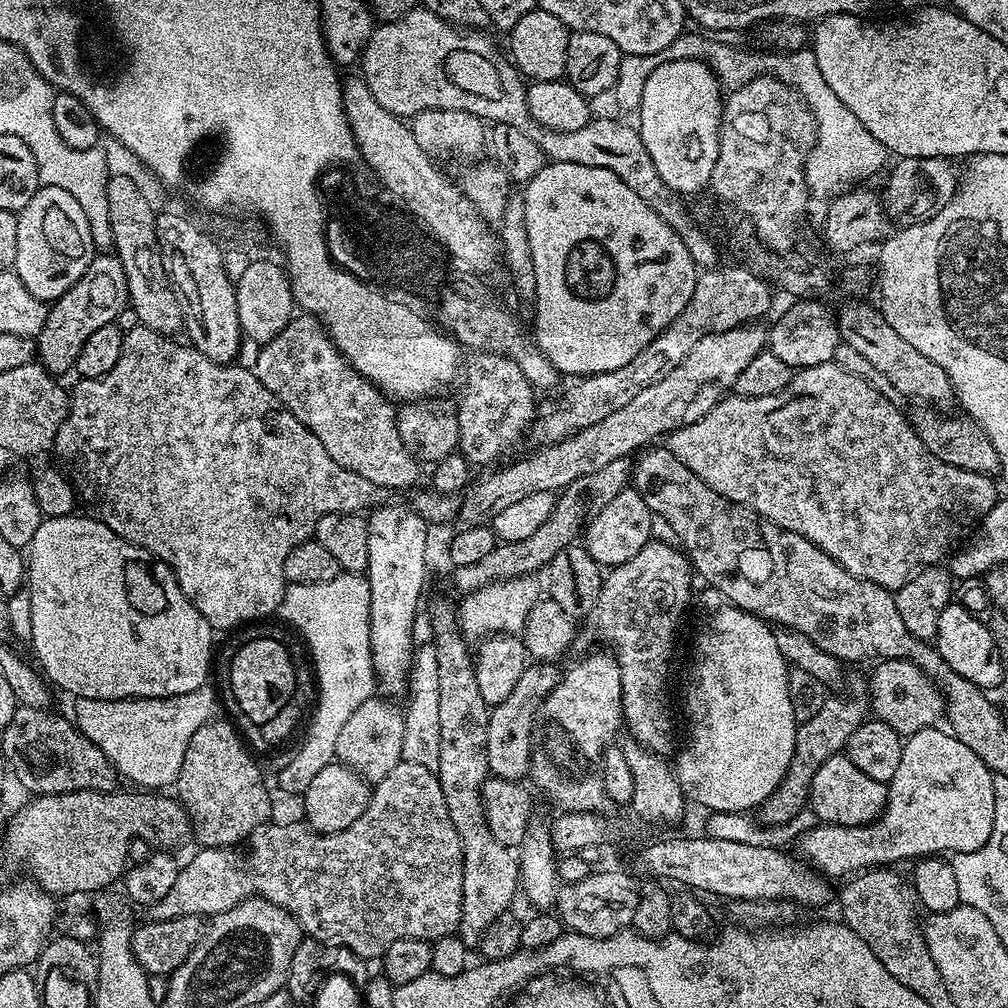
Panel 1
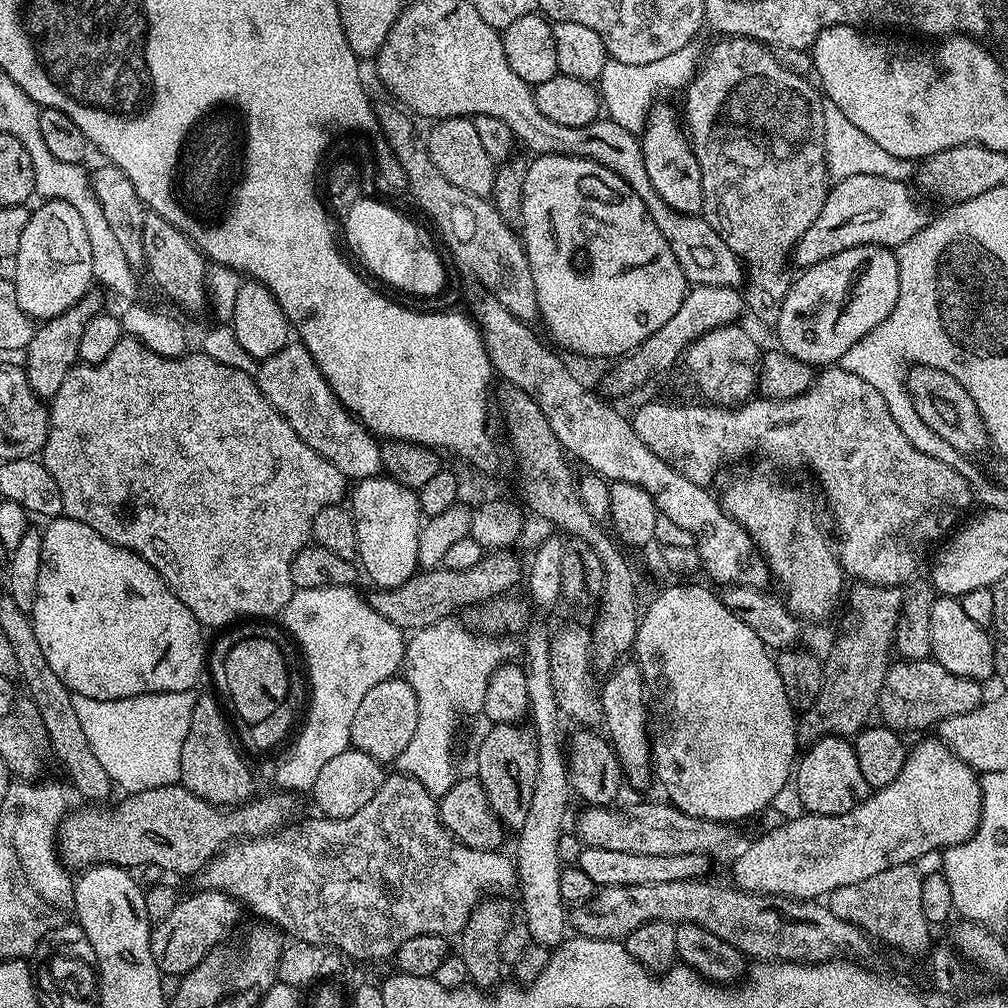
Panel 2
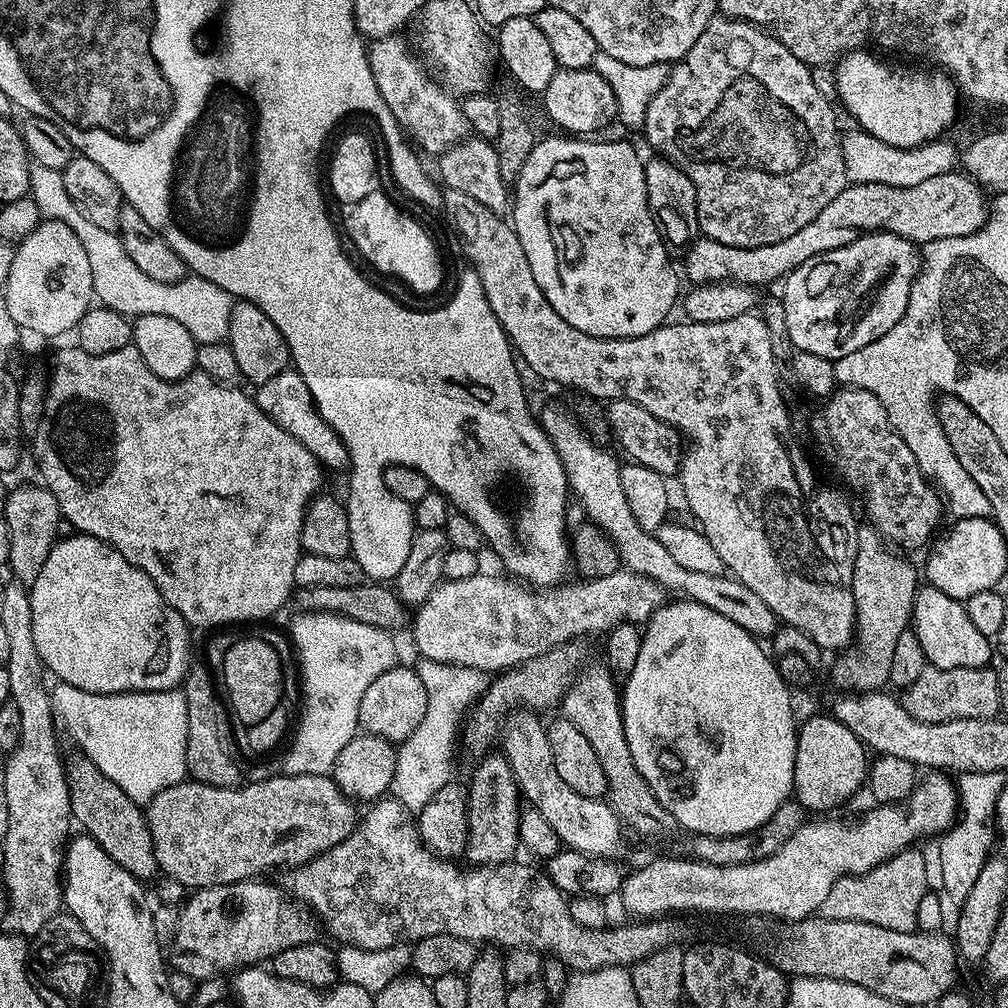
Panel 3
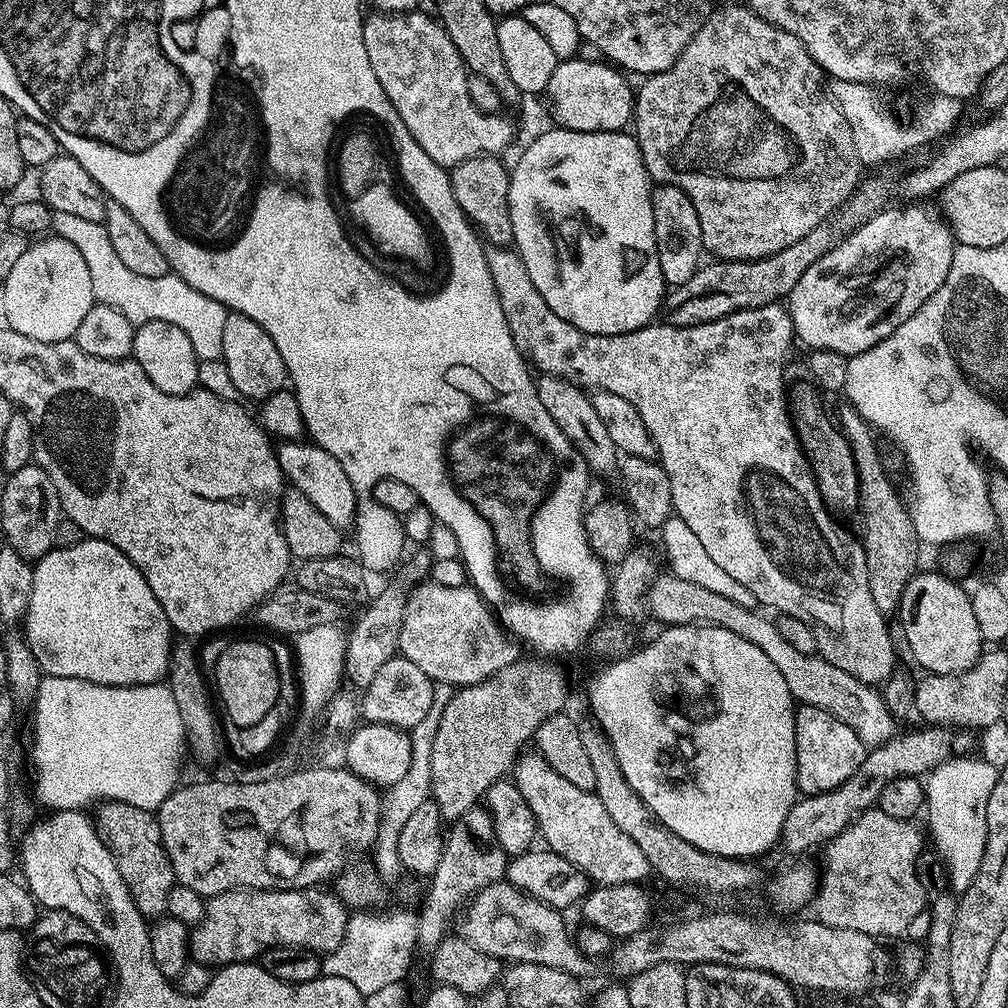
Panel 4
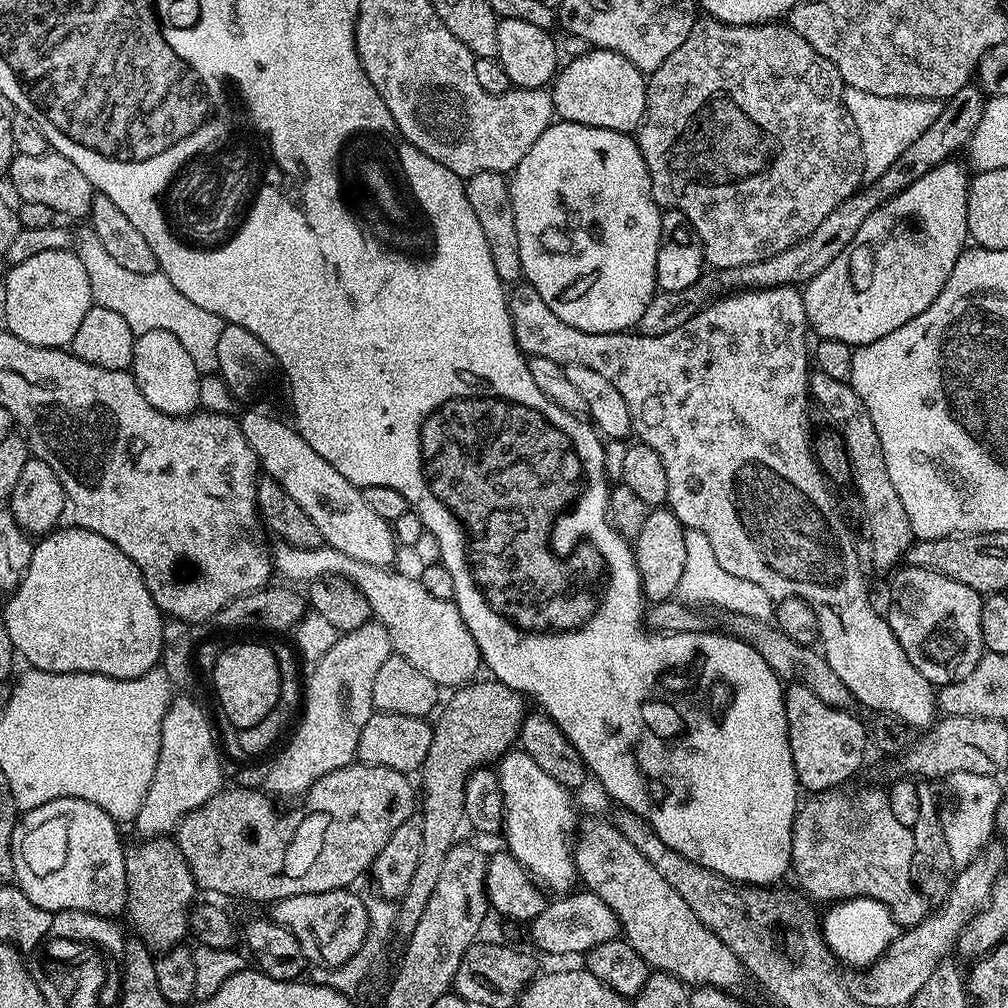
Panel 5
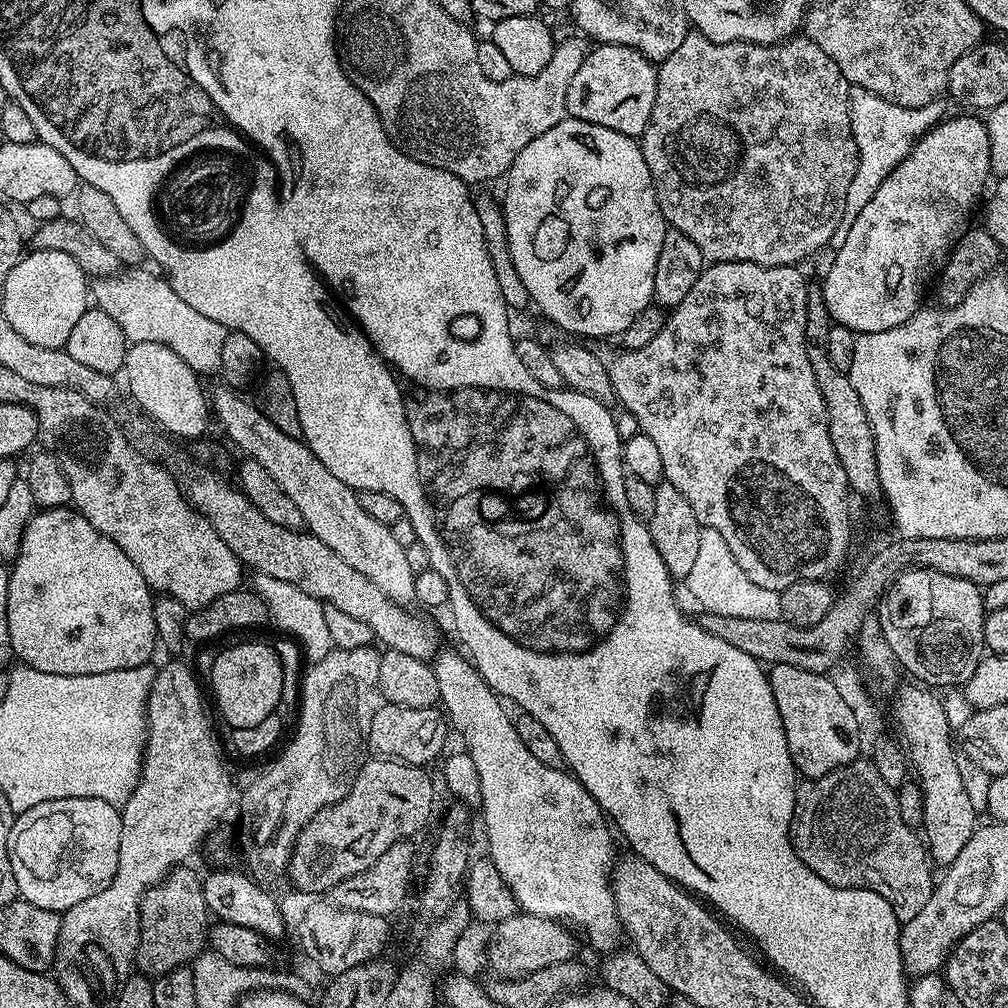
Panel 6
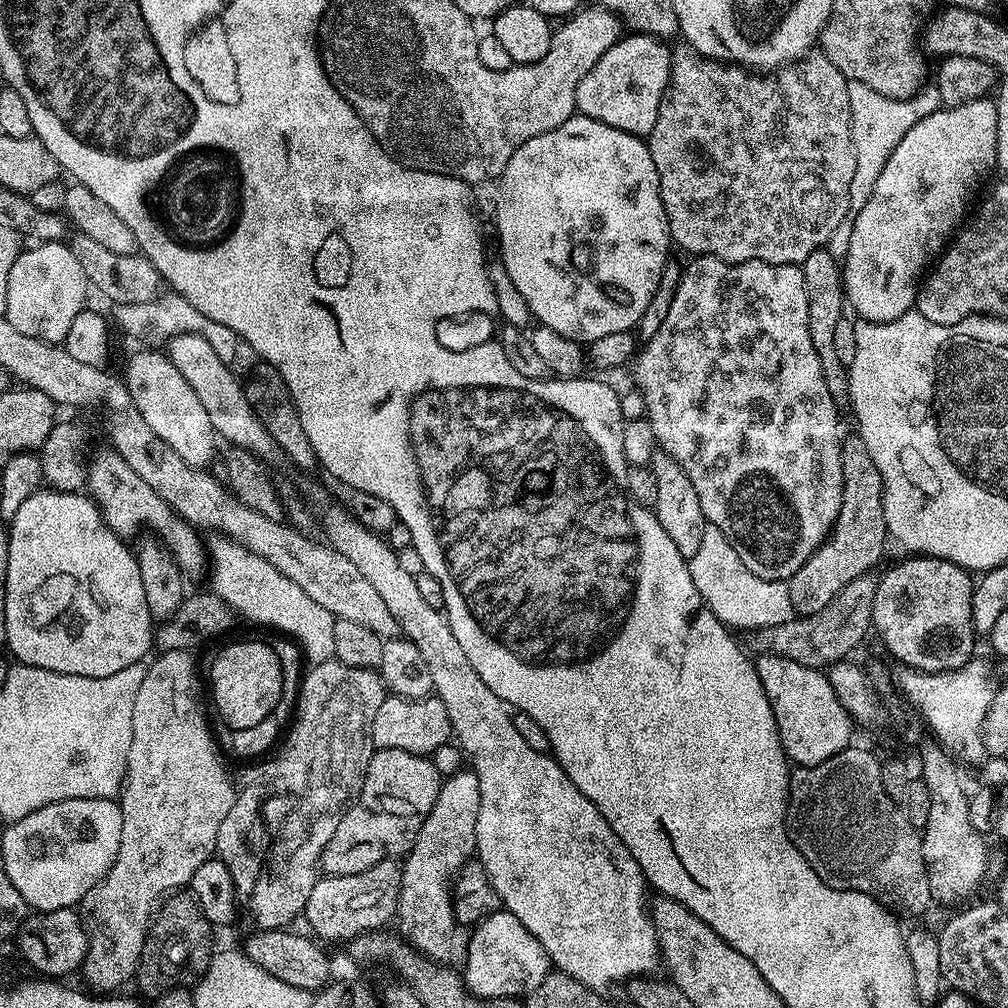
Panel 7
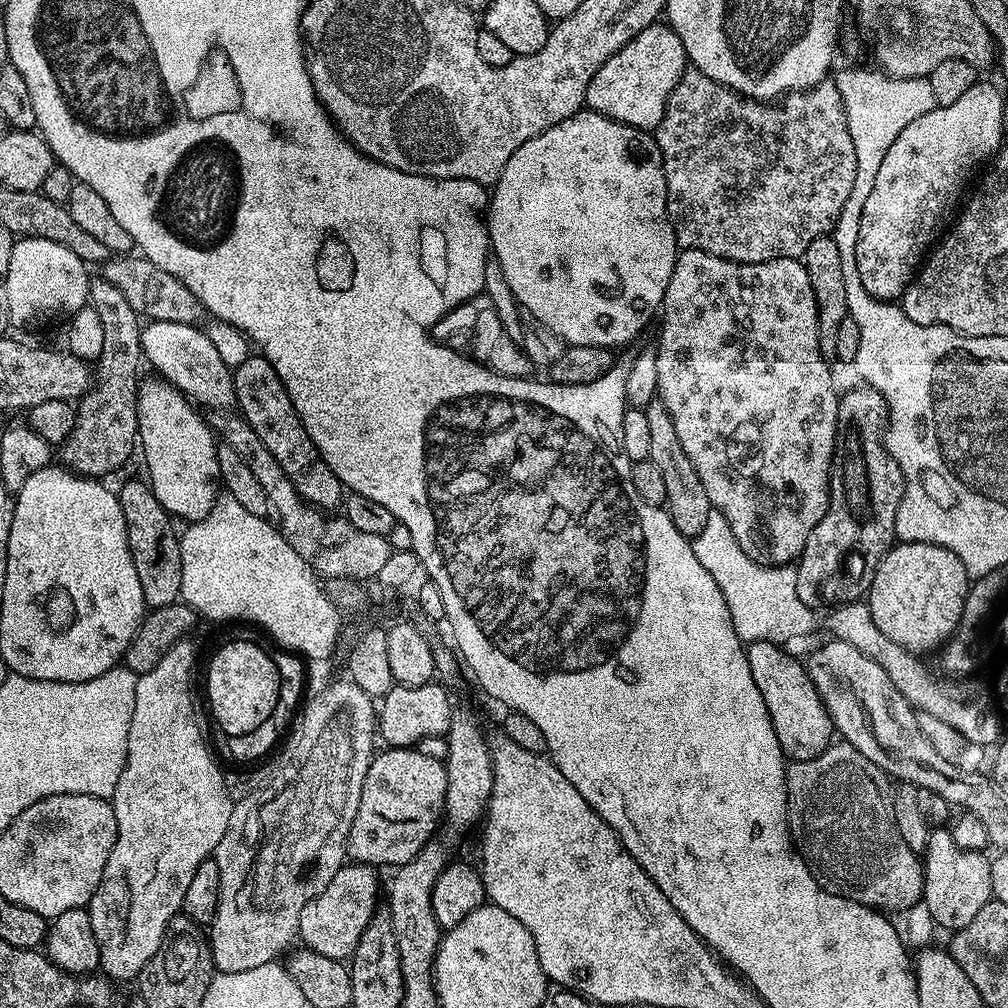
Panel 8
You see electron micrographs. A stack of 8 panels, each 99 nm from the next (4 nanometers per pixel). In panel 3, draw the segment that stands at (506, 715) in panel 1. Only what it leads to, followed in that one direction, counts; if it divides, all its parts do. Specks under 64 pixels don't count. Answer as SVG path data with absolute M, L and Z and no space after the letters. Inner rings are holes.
M488 754L472 772L472 784L468 789L468 841L464 846L463 859L469 865L506 864L517 859L516 852L520 848L520 814L522 797L520 787L516 785L514 774L510 770L510 762L502 754Z

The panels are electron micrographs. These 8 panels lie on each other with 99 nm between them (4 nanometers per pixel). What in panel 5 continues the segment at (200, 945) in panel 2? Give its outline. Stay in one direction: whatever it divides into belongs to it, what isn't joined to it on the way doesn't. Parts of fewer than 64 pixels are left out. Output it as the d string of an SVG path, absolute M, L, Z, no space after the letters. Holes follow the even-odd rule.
M348 888L318 894L298 894L271 905L271 919L282 925L304 948L305 961L335 969L358 954L367 940L369 929L365 897L355 896Z

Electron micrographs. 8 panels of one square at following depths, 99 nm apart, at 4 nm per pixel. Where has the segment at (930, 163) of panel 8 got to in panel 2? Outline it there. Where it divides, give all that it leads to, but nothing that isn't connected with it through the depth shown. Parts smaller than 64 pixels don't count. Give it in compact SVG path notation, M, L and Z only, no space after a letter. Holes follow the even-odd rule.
M877 244L842 250L842 254L834 254L834 258L826 258L826 262L805 268L799 275L797 280L795 277L789 283L788 293L782 302L782 314L778 314L774 332L780 339L779 351L813 366L835 365L842 354L854 346L854 342L886 319L898 302L898 258L893 249Z

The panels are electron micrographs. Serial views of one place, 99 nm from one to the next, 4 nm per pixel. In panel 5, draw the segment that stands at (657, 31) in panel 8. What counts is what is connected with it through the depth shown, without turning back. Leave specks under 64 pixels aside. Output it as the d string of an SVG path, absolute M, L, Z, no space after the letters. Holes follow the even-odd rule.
M593 48L592 52L583 54L582 57L569 59L564 65L557 71L550 85L552 101L556 107L555 115L561 121L629 134L635 133L639 129L640 124L644 121L648 82L645 73L640 72L638 66L634 66L634 62L630 62L630 58L622 58L622 54L605 48Z

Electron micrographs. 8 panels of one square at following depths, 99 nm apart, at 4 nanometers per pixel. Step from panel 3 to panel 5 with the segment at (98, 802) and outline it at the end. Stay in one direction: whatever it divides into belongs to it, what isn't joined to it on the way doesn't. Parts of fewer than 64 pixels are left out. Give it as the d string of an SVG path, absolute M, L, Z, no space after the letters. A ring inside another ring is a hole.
M152 838L140 843L144 844L124 849L128 891L126 916L132 919L136 927L135 935L148 947L148 951L159 954L185 943L189 935L189 912L194 907L198 889L190 866L186 858L182 858L182 850L176 845L175 839Z

